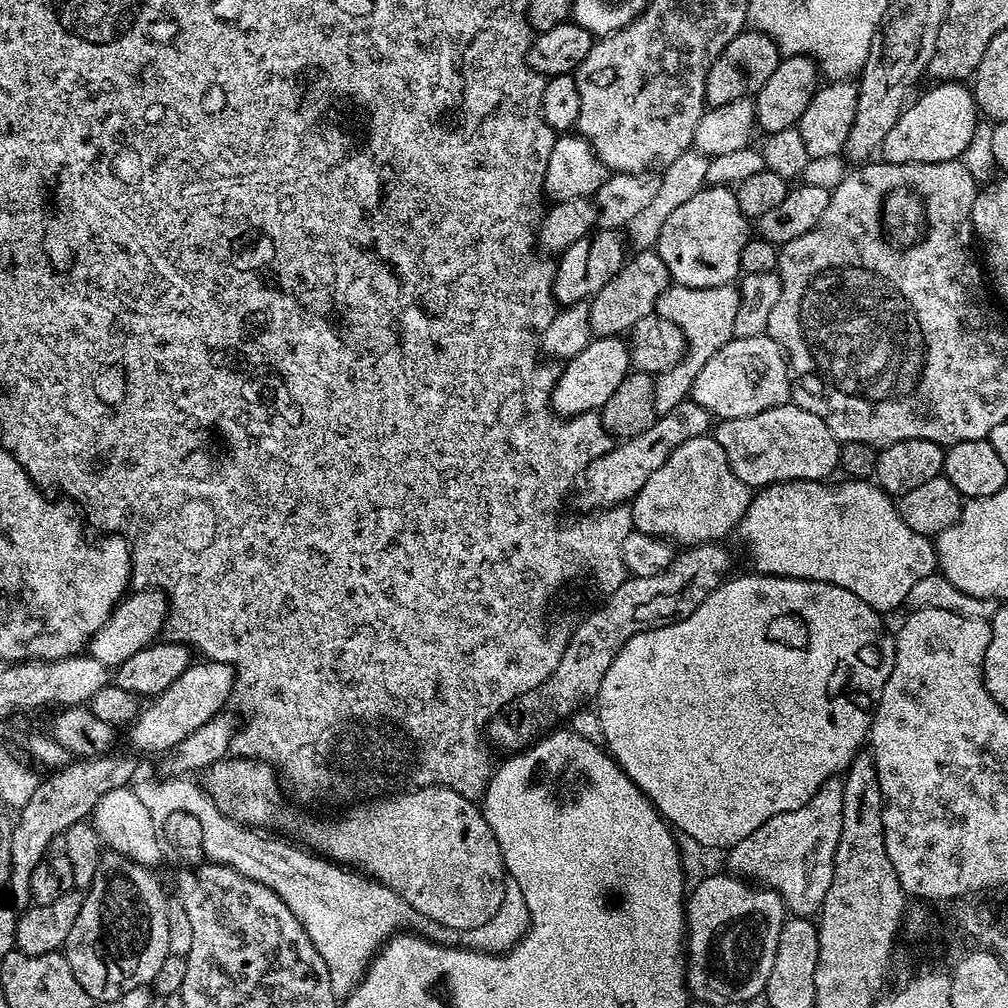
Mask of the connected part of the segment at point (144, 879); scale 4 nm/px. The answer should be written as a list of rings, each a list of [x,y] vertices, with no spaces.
[[[116,856],[114,862],[116,873],[109,880],[104,874],[97,874],[92,879],[92,887],[87,889],[86,895],[81,899],[78,918],[62,949],[70,962],[70,970],[74,970],[74,978],[78,978],[82,990],[86,990],[86,994],[90,994],[94,1002],[117,1000],[122,998],[122,994],[130,994],[130,990],[151,985],[174,943],[169,918],[170,903],[168,904],[168,896],[164,893],[163,882],[152,873],[155,871],[149,865],[131,860],[129,856]]]

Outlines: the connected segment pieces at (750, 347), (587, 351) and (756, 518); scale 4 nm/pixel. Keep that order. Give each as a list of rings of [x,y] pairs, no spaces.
[[[766,334],[729,340],[722,350],[718,350],[718,354],[708,359],[702,370],[698,370],[690,399],[705,408],[717,421],[746,418],[766,410],[766,406],[772,408],[772,390],[768,390],[768,346],[771,341]]]
[[[598,336],[589,339],[574,359],[559,369],[556,383],[552,385],[552,411],[561,418],[577,416],[583,412],[596,412],[614,394],[622,378],[630,371],[630,348],[620,336]]]
[[[844,478],[841,481],[841,484],[828,484],[832,482],[825,482],[824,480],[787,480],[781,484],[768,484],[765,488],[759,489],[749,499],[746,514],[741,518],[738,525],[740,540],[744,543],[744,548],[748,551],[753,566],[756,567],[753,569],[757,573],[766,576],[785,576],[795,580],[817,580],[834,586],[842,586],[842,590],[850,590],[850,594],[862,598],[862,602],[866,602],[866,606],[870,606],[875,612],[887,614],[887,612],[894,611],[899,604],[903,605],[907,601],[910,590],[914,590],[914,586],[922,578],[933,575],[937,571],[936,545],[929,537],[910,530],[910,526],[906,526],[906,522],[902,522],[899,507],[894,503],[893,497],[889,496],[883,488],[868,480]]]

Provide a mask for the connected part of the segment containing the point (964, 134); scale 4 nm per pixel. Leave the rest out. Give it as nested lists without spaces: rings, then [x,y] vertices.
[[[936,82],[931,86],[929,92],[922,93],[905,107],[898,122],[894,122],[894,130],[886,134],[879,155],[887,163],[907,166],[960,160],[970,138],[978,131],[976,98],[963,83]]]

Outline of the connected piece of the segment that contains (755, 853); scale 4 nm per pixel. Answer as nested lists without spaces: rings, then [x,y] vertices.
[[[833,778],[812,795],[806,806],[762,822],[754,834],[746,834],[742,842],[727,849],[728,864],[733,868],[729,869],[745,881],[757,880],[773,888],[793,917],[812,918],[819,913],[826,890],[830,890],[838,834],[842,834],[842,783]]]

